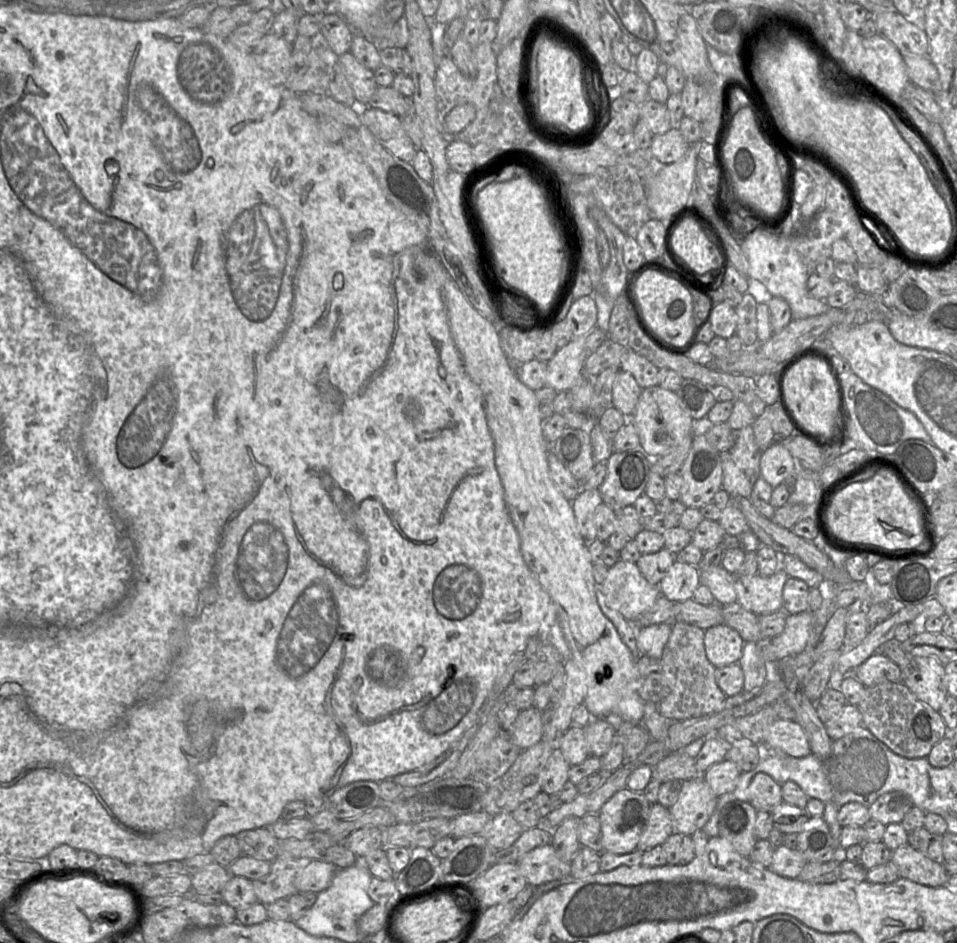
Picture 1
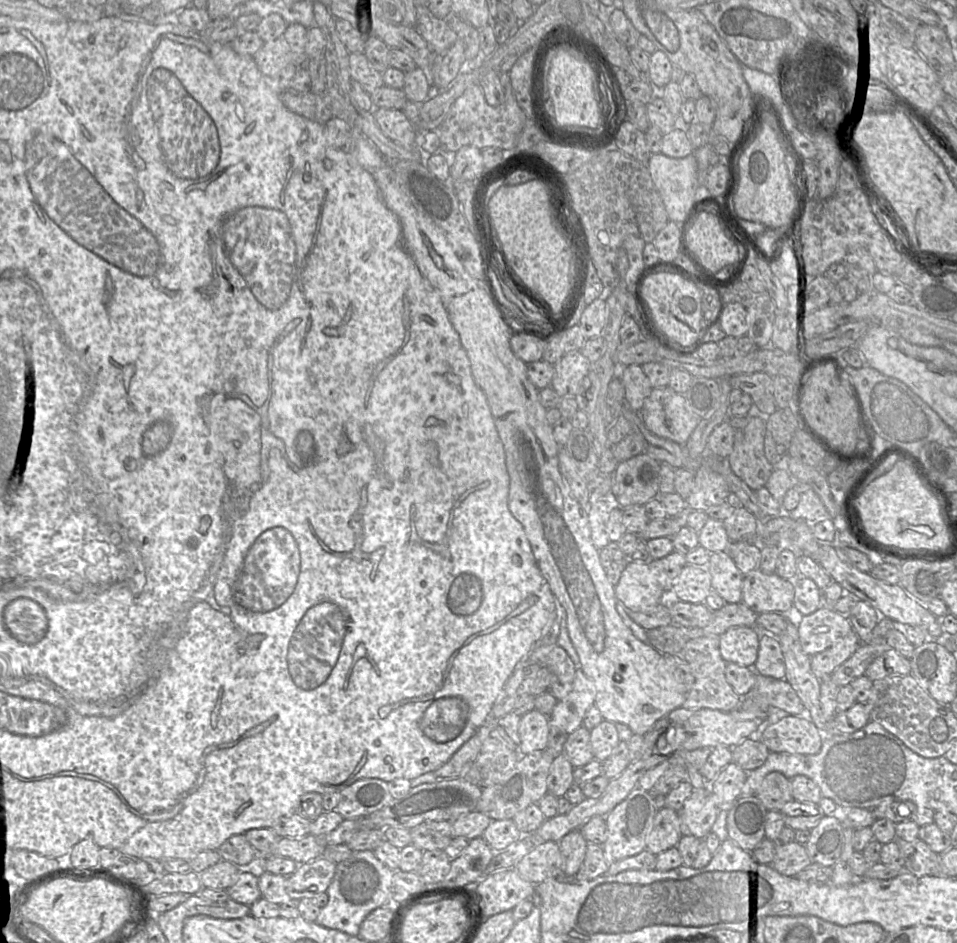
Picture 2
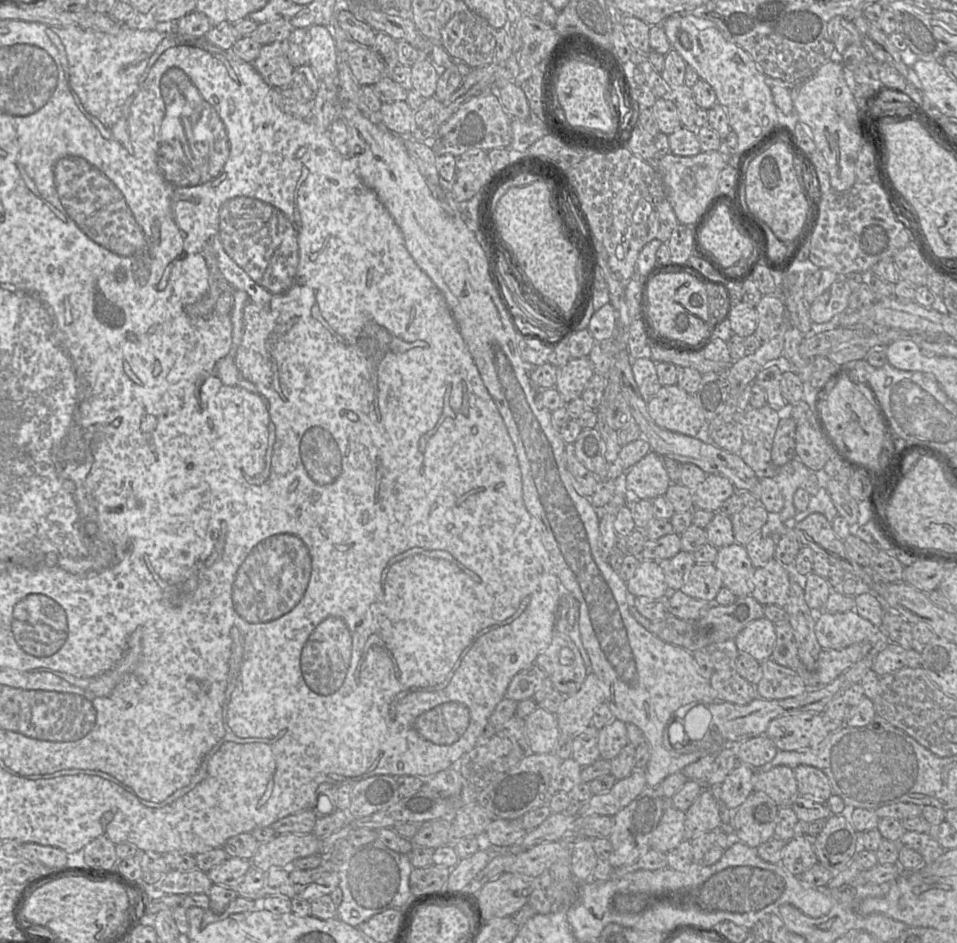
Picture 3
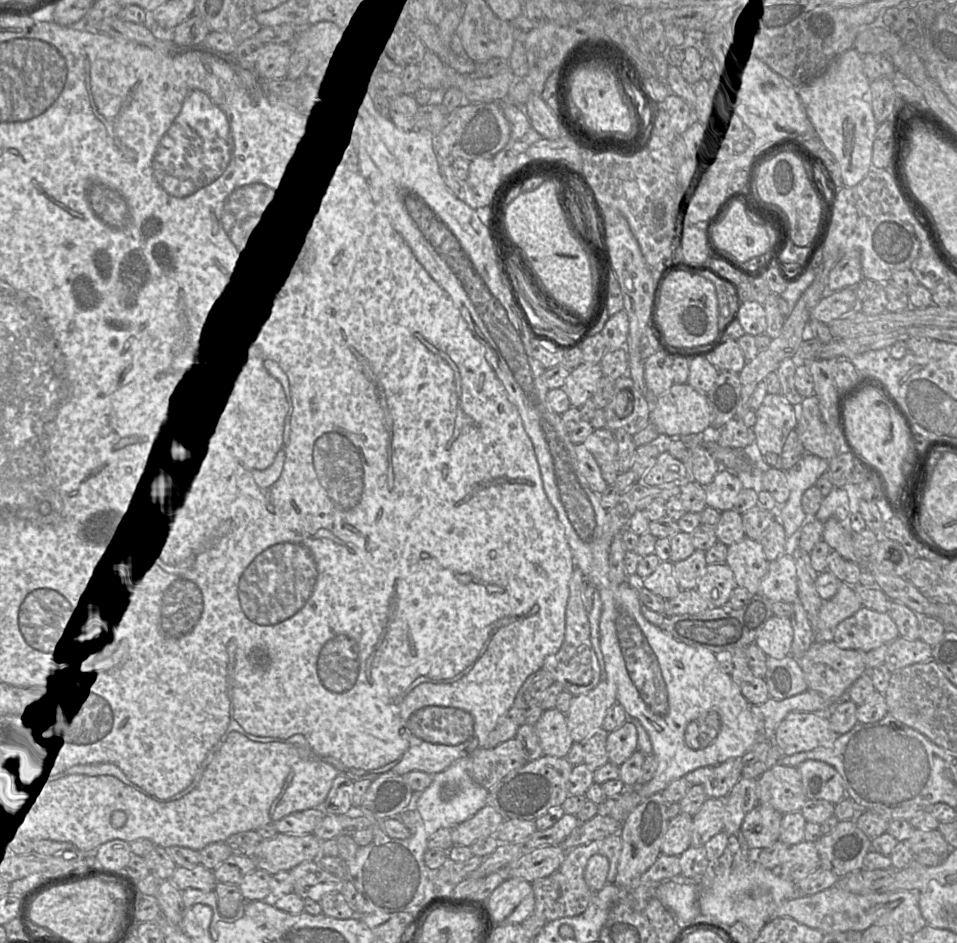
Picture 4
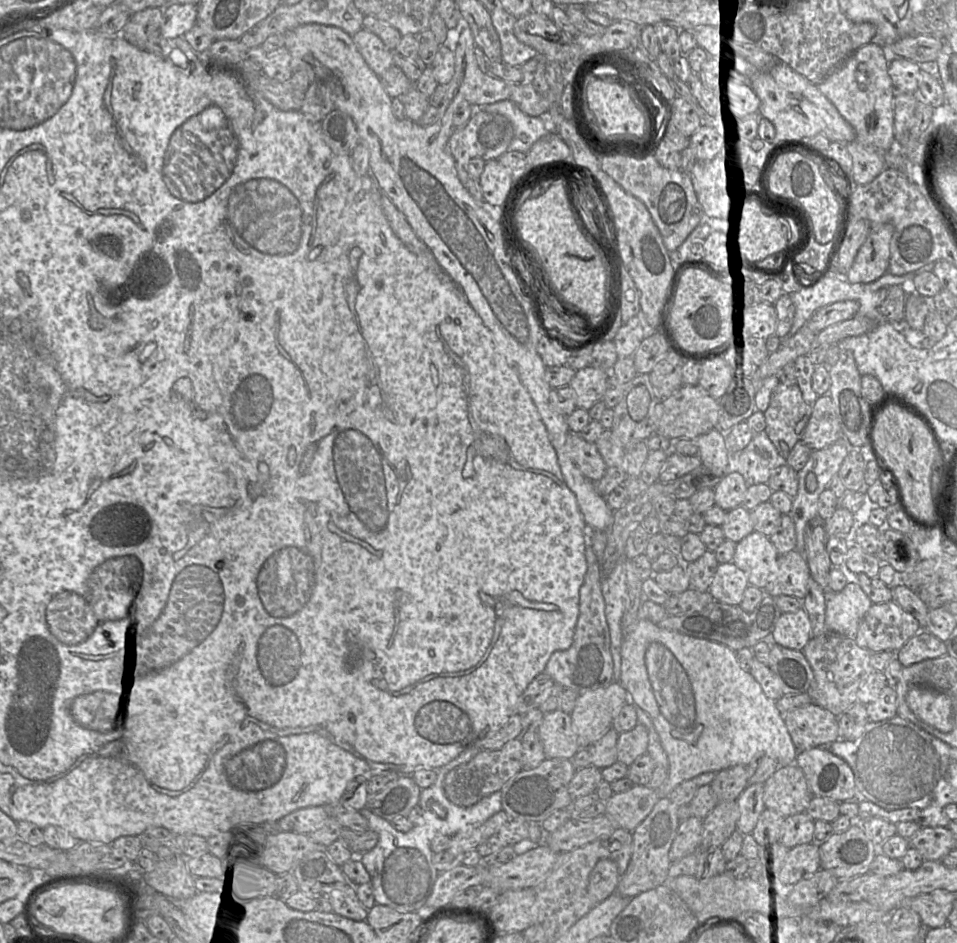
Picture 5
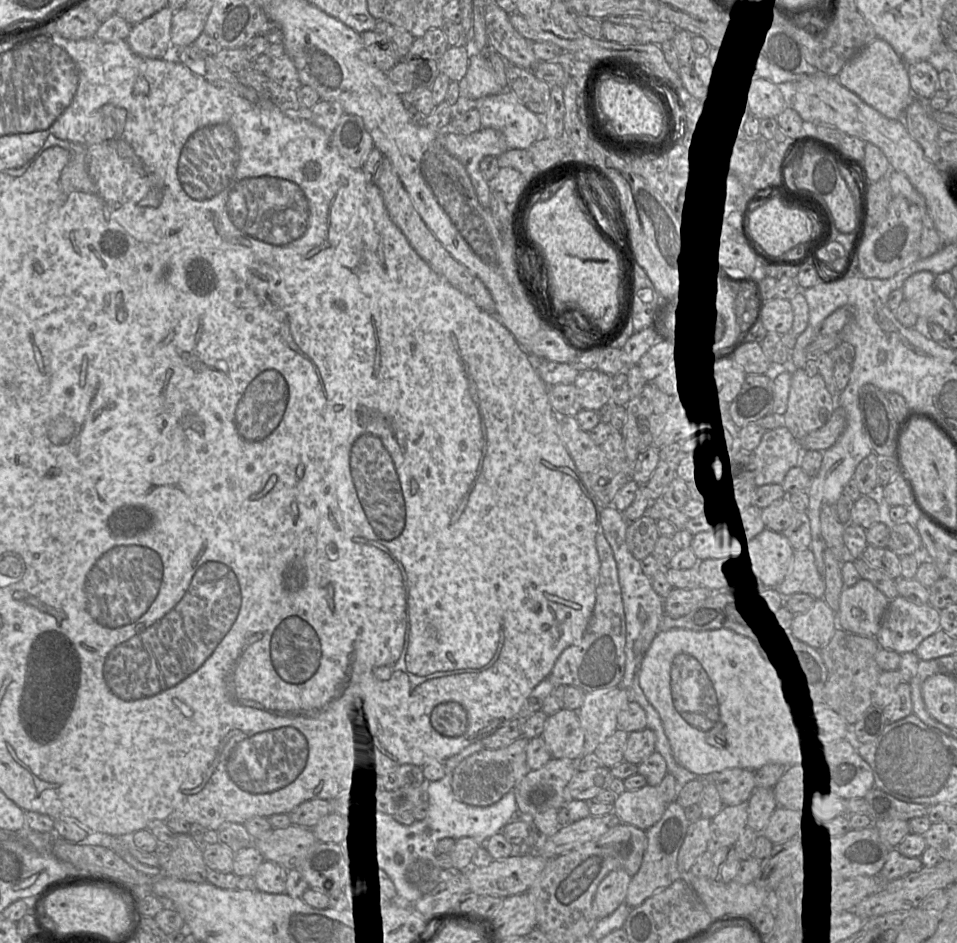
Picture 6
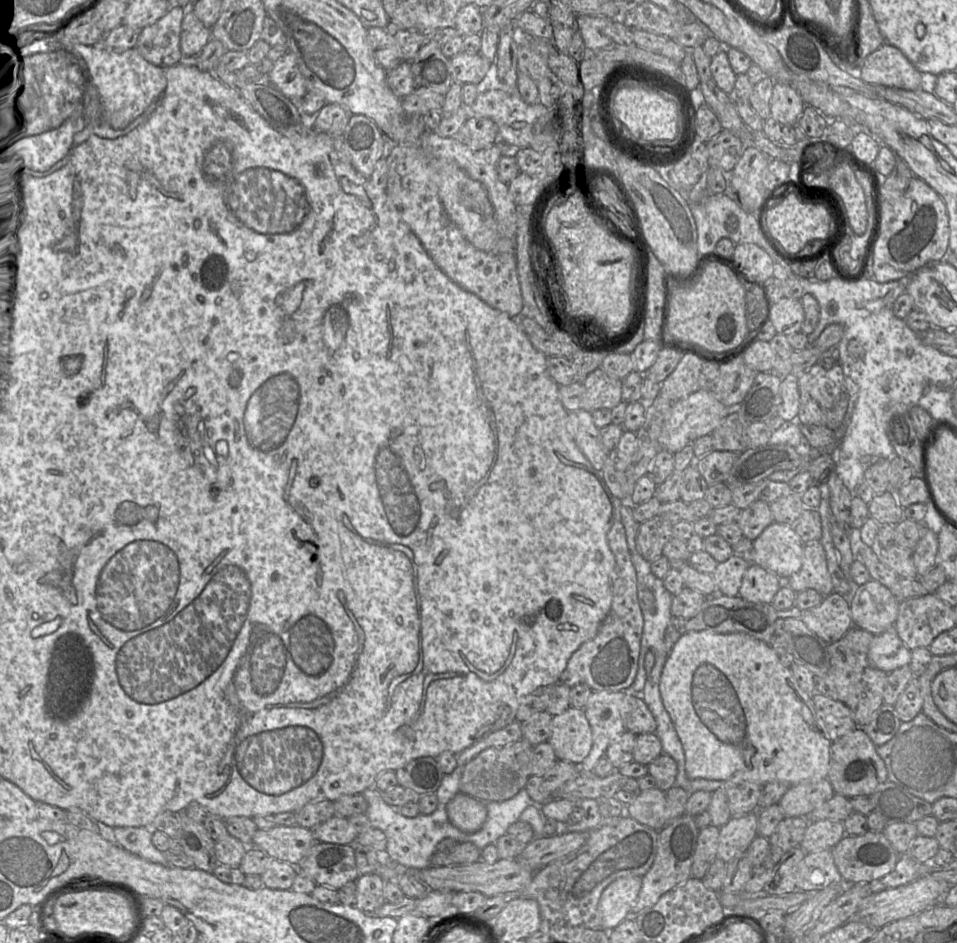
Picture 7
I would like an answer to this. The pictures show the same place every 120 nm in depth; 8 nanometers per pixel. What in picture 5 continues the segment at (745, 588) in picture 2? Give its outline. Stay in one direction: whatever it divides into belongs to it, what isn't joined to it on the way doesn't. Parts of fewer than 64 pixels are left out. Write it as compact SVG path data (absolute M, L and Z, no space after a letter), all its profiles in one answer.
M792 550L778 557L774 576L764 591L775 598L793 596L802 600L808 592L810 579L812 578L804 555Z

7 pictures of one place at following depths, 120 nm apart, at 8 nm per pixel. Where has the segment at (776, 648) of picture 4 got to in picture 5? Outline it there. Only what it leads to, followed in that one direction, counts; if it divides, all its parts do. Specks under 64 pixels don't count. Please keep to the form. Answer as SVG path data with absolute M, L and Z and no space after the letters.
M802 608L796 612L782 613L770 640L782 647L802 651L811 638L811 622Z

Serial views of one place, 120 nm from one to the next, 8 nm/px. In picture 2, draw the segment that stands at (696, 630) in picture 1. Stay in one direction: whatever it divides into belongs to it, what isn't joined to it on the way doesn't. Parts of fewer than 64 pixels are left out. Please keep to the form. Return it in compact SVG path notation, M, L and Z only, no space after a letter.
M719 636L699 637L689 640L677 655L691 668L695 681L686 694L682 705L685 709L698 710L709 708L719 711L732 711L739 707L742 697L739 696L726 680L727 662L722 658L719 649Z

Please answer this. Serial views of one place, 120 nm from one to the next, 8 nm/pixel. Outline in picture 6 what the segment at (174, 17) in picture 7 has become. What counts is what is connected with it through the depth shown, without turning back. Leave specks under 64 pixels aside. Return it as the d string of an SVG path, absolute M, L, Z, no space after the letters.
M165 7L132 25L126 43L137 55L149 59L162 59L171 47L171 23L174 11Z

